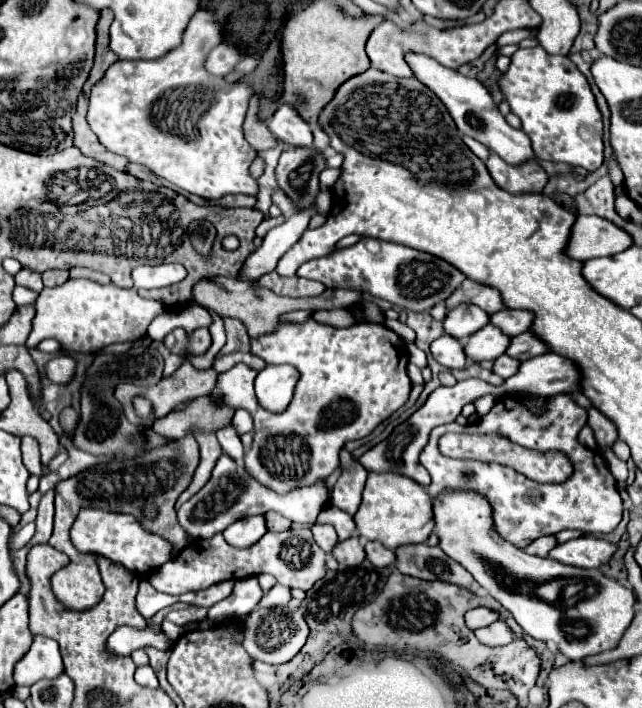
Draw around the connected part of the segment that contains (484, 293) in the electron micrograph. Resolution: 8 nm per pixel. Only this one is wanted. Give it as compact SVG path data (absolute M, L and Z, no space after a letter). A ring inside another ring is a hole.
M465 279L461 287L457 287L451 297L445 301L447 309L453 309L457 305L477 305L481 309L485 309L487 313L495 313L495 311L501 311L505 309L503 303L501 303L501 297L499 297L499 291L493 289L493 287L485 287L485 285L479 285L471 279Z

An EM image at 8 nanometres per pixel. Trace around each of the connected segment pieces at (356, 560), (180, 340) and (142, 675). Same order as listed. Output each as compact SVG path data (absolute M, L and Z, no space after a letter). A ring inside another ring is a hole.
M349 537L345 541L339 541L331 553L337 559L337 563L347 565L347 567L355 567L365 561L365 551L359 537Z
M175 329L165 337L165 347L171 353L181 355L181 357L203 355L207 353L209 345L211 345L211 339L209 339L207 329L197 329L191 335L187 335L183 329Z
M149 665L137 669L137 673L135 673L135 681L137 681L141 687L149 687L149 689L157 689L157 687L159 687L157 677L155 677L155 673L153 673L153 669L151 669Z

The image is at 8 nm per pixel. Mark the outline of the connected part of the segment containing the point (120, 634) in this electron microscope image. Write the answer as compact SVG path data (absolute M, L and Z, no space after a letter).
M117 627L113 631L113 635L107 639L105 651L115 657L129 657L135 649L141 649L147 645L157 647L157 649L171 647L169 639L163 635L163 631L151 631L149 627L145 627L143 631L133 629L133 627Z

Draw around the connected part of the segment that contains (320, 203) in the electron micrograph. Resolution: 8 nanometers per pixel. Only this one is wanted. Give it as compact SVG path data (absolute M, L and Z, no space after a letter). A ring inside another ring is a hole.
M320 191L315 199L317 213L326 216L333 205L333 197L330 191Z

